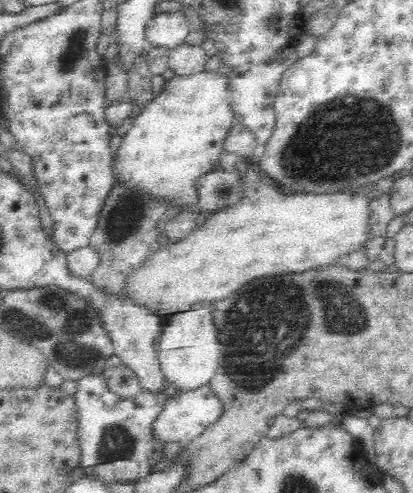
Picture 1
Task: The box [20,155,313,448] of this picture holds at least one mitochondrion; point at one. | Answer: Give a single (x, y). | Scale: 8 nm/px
(123, 218)

